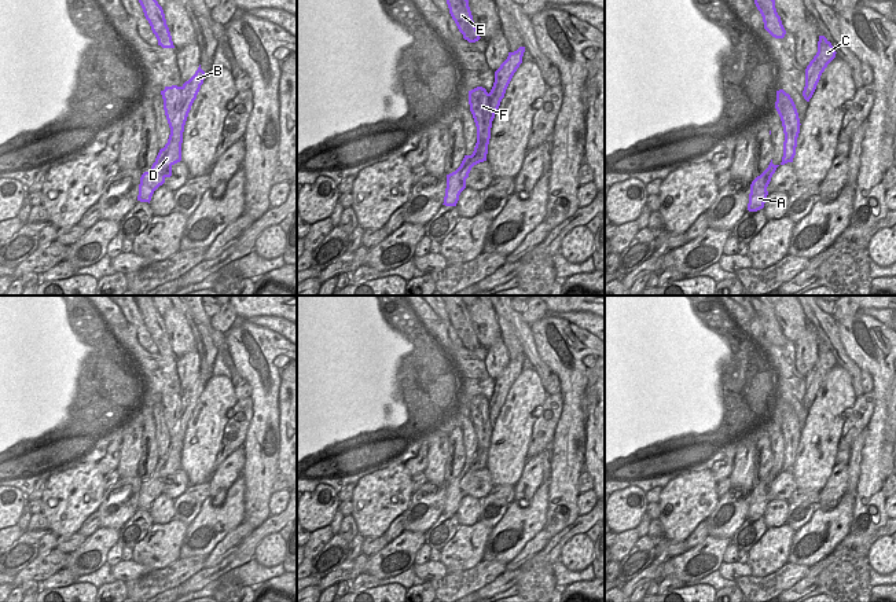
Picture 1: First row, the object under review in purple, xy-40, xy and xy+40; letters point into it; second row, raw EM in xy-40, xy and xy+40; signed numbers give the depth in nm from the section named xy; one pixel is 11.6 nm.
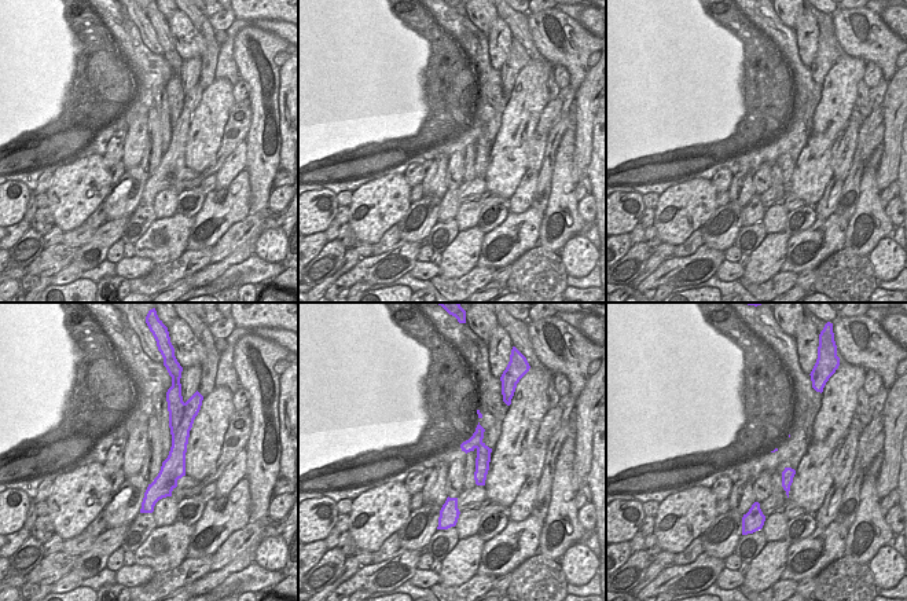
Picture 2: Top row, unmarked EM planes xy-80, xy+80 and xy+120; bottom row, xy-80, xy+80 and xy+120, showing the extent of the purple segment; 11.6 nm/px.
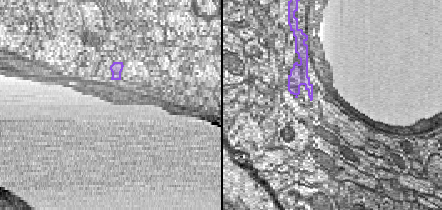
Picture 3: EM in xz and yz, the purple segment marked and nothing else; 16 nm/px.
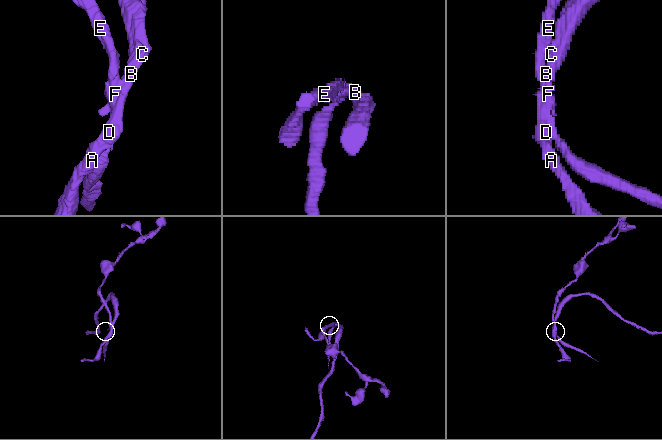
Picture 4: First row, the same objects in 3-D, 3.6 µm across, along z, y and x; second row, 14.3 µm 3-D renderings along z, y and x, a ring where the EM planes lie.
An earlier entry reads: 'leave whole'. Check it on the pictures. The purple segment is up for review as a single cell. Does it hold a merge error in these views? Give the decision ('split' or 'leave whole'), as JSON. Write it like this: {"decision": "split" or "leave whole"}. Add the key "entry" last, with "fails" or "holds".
{"decision": "split", "entry": "fails"}

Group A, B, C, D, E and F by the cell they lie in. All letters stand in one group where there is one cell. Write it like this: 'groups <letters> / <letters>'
groups A B C D / E F

